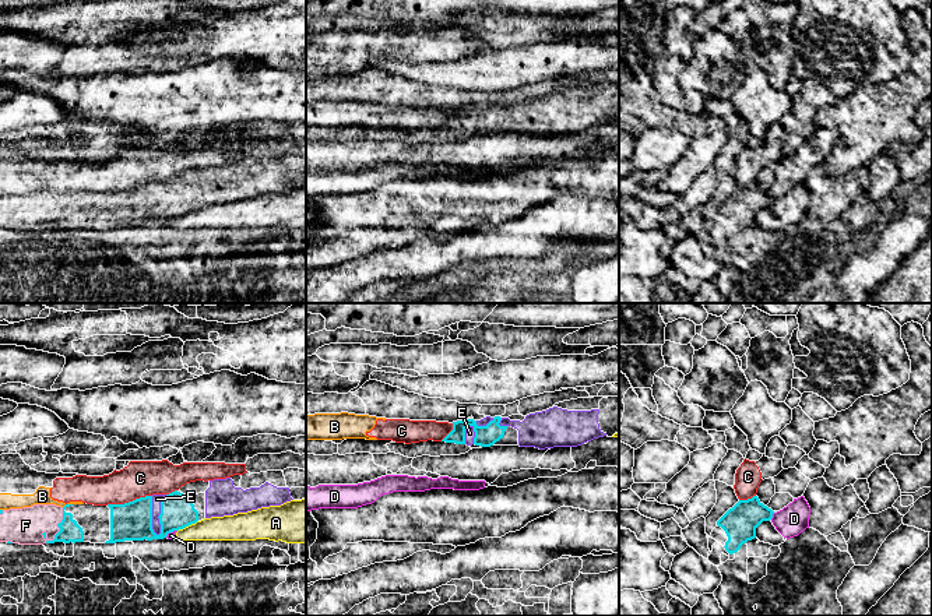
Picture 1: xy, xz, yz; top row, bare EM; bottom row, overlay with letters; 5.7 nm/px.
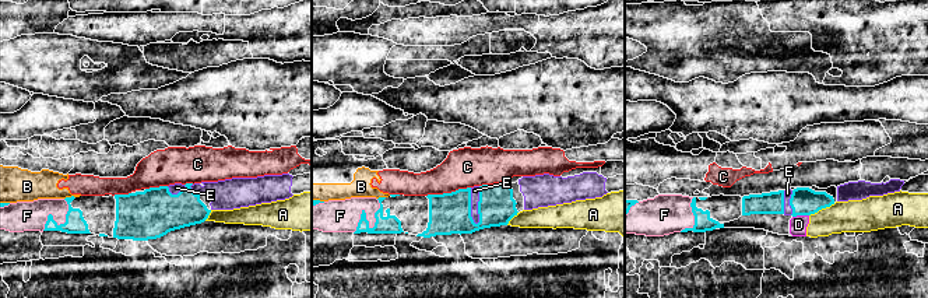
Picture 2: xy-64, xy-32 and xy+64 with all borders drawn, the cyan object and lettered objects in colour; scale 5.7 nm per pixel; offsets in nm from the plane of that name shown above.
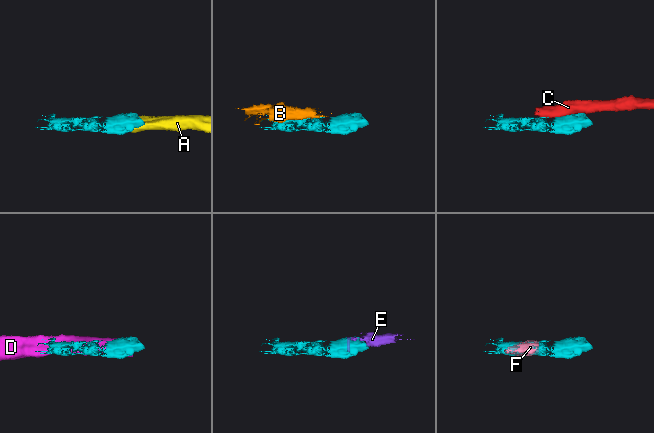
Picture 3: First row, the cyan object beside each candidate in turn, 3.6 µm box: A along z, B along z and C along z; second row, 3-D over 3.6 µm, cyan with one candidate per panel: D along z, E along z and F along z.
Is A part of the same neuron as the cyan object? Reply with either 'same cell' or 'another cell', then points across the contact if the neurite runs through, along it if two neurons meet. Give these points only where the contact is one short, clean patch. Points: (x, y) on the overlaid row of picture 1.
another cell; border xy (197, 520), (178, 531)

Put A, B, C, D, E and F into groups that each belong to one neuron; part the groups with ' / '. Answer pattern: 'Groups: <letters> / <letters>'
Groups: A D / B C / E F

